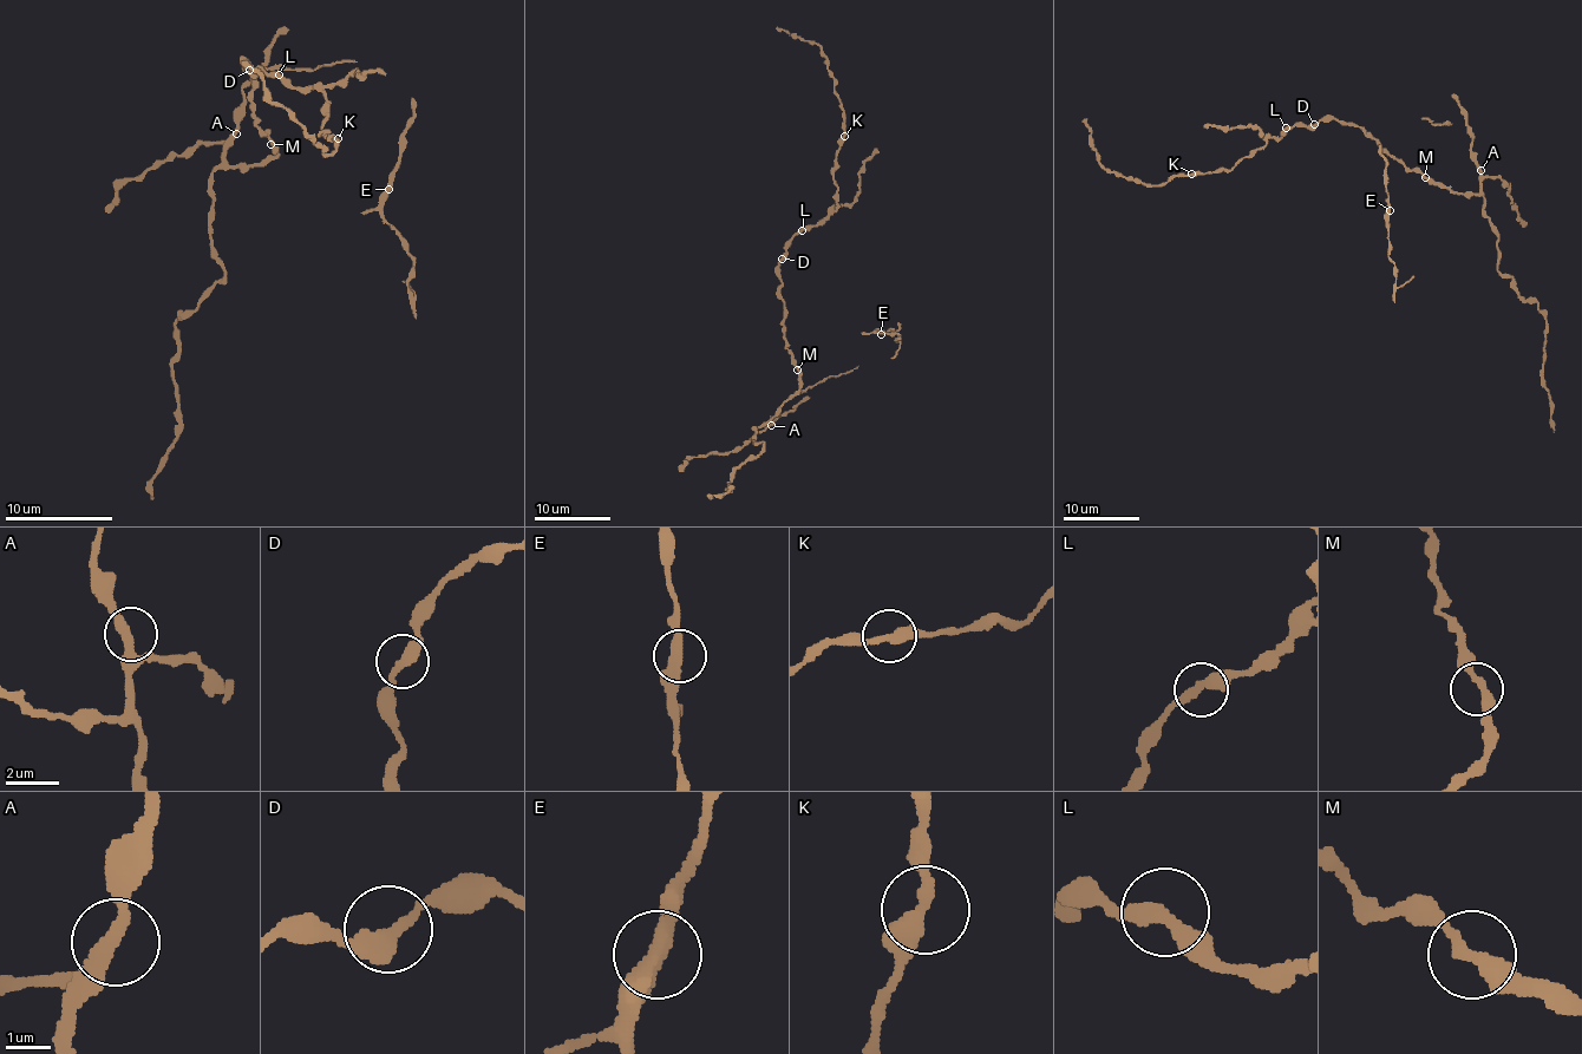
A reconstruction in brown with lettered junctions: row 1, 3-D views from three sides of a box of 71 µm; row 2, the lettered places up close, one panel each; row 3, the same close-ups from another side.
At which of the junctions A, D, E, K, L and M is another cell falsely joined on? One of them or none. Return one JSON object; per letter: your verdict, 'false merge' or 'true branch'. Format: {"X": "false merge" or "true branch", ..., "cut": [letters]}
{"A": "true branch", "D": "false merge", "E": "true branch", "K": "true branch", "L": "true branch", "M": "true branch", "cut": ["D"]}

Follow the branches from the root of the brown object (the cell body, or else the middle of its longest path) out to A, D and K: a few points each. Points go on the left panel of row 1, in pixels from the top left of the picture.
A: (273, 144), (273, 155), (254, 165), (230, 165), (224, 159), (224, 144), (236, 133)
D: (273, 144), (254, 117), (252, 71), (247, 60), (249, 69)
K: (273, 144), (254, 117), (247, 60), (252, 71), (316, 87), (327, 100), (321, 133), (338, 138)

